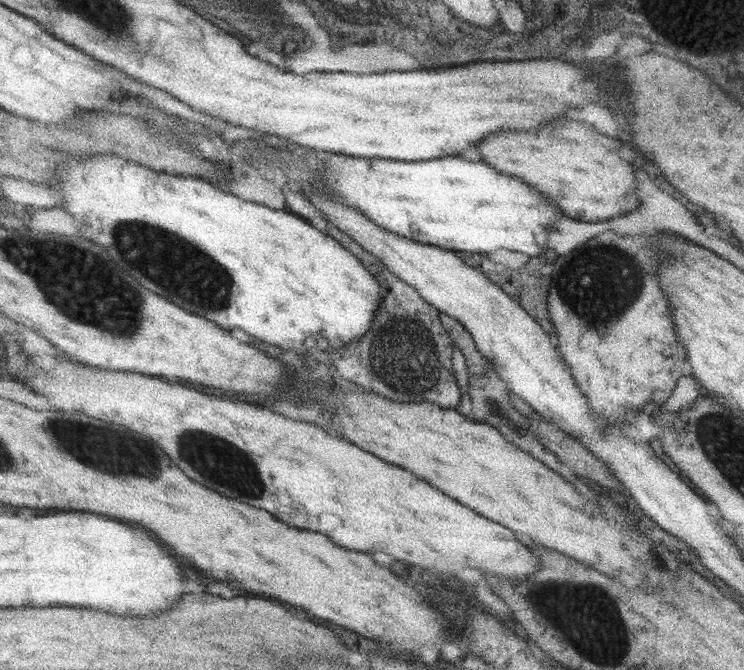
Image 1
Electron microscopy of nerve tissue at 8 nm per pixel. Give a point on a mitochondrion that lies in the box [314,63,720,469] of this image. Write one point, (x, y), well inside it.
(594, 287)

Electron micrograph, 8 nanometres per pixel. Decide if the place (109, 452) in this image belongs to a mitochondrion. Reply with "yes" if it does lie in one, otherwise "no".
yes

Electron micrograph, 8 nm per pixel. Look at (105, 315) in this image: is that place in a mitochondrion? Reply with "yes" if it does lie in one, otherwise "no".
yes

